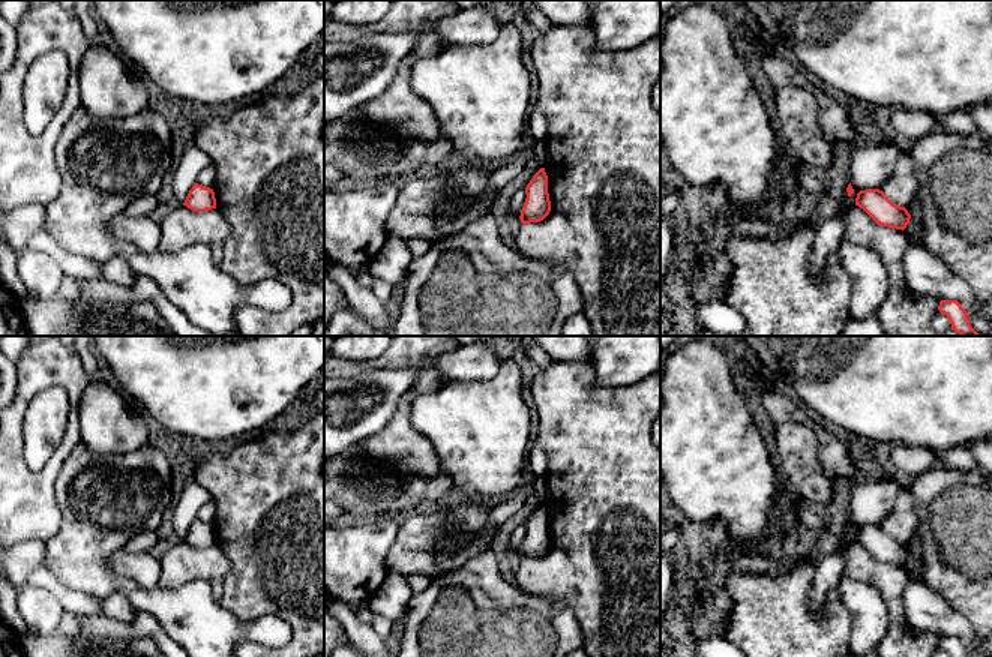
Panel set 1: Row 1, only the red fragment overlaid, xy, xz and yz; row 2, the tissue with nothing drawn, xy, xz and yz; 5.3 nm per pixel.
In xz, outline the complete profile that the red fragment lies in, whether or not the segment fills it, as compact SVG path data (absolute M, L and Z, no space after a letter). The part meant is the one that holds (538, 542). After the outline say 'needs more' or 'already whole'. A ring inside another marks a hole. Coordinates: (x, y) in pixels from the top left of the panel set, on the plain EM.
M540 504L525 524L525 538L521 546L521 560L540 558L551 548L548 530L548 512L545 504Z; already whole

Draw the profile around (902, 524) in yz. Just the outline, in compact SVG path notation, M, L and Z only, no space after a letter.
M900 489L891 514L885 519L882 528L891 538L905 544L917 537L918 519L909 489Z

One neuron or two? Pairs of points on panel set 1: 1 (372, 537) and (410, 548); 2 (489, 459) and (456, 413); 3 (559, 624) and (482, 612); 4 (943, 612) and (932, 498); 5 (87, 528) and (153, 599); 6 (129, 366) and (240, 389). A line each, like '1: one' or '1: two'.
1: two
2: one
3: one
4: two
5: one
6: one

